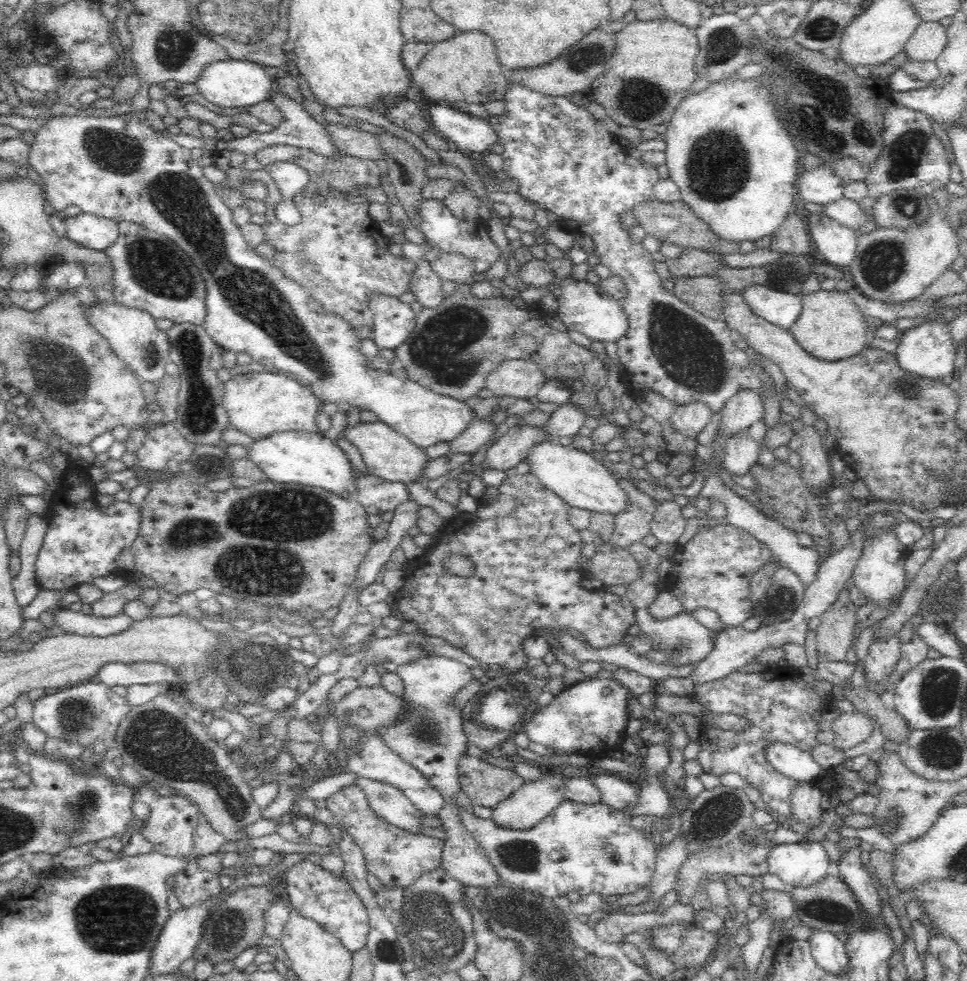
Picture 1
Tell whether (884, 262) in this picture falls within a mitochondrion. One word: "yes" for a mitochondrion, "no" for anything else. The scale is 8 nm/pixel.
yes

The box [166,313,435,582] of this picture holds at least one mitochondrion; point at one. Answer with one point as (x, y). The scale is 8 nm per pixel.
(200, 416)

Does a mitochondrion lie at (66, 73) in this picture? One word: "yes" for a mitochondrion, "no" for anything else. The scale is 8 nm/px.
no

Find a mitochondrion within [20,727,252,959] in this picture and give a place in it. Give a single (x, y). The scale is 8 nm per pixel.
(122, 919)

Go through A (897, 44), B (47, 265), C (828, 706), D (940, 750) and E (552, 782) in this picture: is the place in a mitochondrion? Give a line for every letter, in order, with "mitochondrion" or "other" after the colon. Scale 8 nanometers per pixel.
A: other
B: other
C: other
D: mitochondrion
E: other

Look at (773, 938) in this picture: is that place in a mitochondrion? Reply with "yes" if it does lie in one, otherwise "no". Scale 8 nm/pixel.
no

